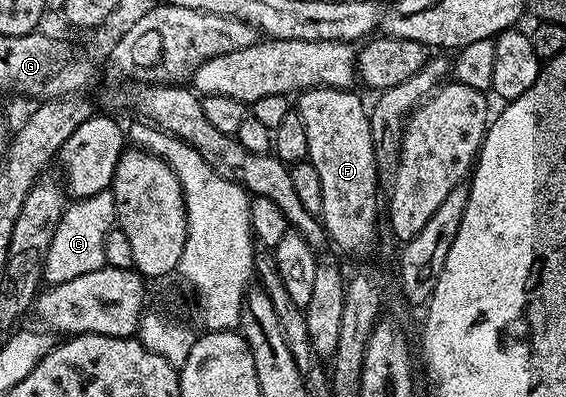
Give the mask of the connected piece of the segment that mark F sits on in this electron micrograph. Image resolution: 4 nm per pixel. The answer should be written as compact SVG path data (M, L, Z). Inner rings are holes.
M311 87L299 94L296 99L296 110L298 115L304 121L304 133L308 133L308 161L320 173L320 189L322 190L322 213L321 221L331 244L335 243L342 251L347 251L350 255L362 255L374 243L374 238L378 235L378 187L380 180L378 178L378 166L374 156L374 146L372 145L372 129L370 128L370 117L367 104L362 104L362 99L350 89L341 87Z

